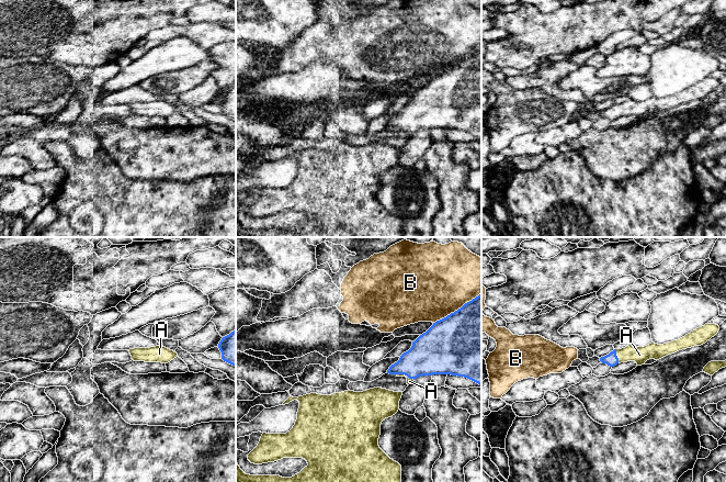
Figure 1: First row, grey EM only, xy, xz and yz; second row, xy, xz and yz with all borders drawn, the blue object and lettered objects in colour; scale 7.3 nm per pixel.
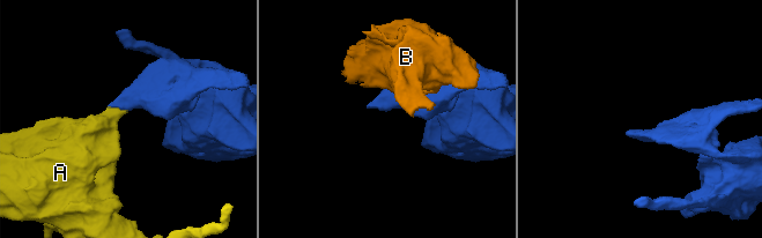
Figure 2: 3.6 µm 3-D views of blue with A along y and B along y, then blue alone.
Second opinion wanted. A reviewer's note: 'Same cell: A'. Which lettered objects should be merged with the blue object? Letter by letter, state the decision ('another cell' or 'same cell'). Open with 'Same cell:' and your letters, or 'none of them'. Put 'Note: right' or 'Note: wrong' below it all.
Same cell: A
A: same cell
B: another cell
Note: right

